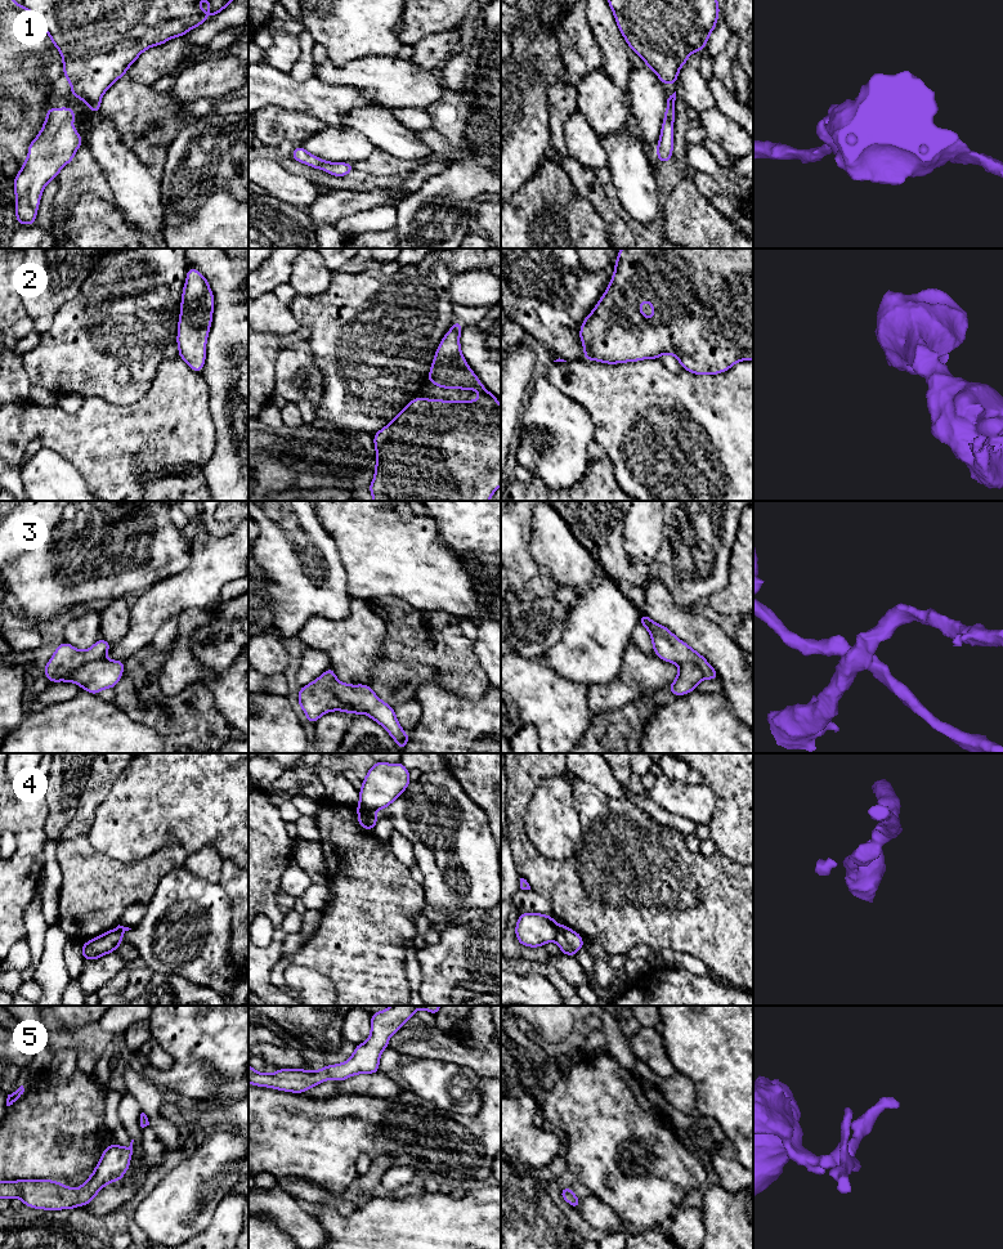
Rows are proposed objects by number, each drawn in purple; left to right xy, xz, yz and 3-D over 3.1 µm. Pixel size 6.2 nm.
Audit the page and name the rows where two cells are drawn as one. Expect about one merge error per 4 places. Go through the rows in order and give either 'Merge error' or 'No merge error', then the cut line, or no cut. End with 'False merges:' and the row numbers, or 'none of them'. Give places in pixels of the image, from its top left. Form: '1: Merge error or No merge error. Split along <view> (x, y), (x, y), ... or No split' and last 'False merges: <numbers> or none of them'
1: No merge error. No split
2: No merge error. No split
3: Merge error. Split along xy (103, 657), (83, 663), (65, 680)
4: Merge error. Split along xz (359, 802), (374, 811)
5: No merge error. No split
False merges: 3, 4

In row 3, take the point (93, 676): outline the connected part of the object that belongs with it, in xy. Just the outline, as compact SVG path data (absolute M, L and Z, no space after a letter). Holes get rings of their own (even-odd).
M90 661L67 676L67 682L75 682L84 690L97 695L103 689L113 689L122 677L125 661Z

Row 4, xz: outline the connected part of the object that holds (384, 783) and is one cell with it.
M375 762L363 779L359 803L373 811L386 809L409 783L409 770L402 762Z

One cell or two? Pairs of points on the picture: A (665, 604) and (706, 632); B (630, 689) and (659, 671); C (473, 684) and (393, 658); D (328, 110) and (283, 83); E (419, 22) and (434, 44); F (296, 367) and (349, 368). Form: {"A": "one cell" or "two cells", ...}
{"A": "one cell", "B": "one cell", "C": "one cell", "D": "one cell", "E": "two cells", "F": "two cells"}

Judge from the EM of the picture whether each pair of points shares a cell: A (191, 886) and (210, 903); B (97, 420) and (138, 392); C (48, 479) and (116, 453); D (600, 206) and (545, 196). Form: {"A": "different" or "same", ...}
{"A": "same", "B": "different", "C": "different", "D": "different"}

